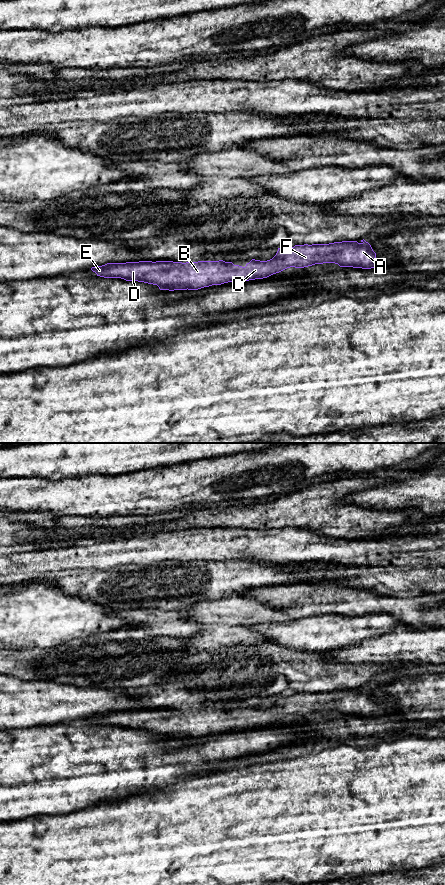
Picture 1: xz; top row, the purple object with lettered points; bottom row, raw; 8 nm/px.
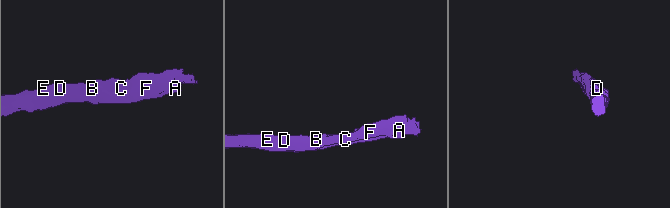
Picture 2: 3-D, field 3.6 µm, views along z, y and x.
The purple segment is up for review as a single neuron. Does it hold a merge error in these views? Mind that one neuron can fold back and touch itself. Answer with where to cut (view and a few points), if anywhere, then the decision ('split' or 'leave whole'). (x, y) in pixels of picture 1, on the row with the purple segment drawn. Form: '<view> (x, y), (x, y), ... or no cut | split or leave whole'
no cut | leave whole

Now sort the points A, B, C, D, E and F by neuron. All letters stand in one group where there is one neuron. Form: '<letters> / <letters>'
A B C D E F

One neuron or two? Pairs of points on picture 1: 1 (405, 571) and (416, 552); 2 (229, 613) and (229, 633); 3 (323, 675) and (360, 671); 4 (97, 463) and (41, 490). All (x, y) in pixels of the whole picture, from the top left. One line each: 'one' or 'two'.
1: two
2: two
3: one
4: two

